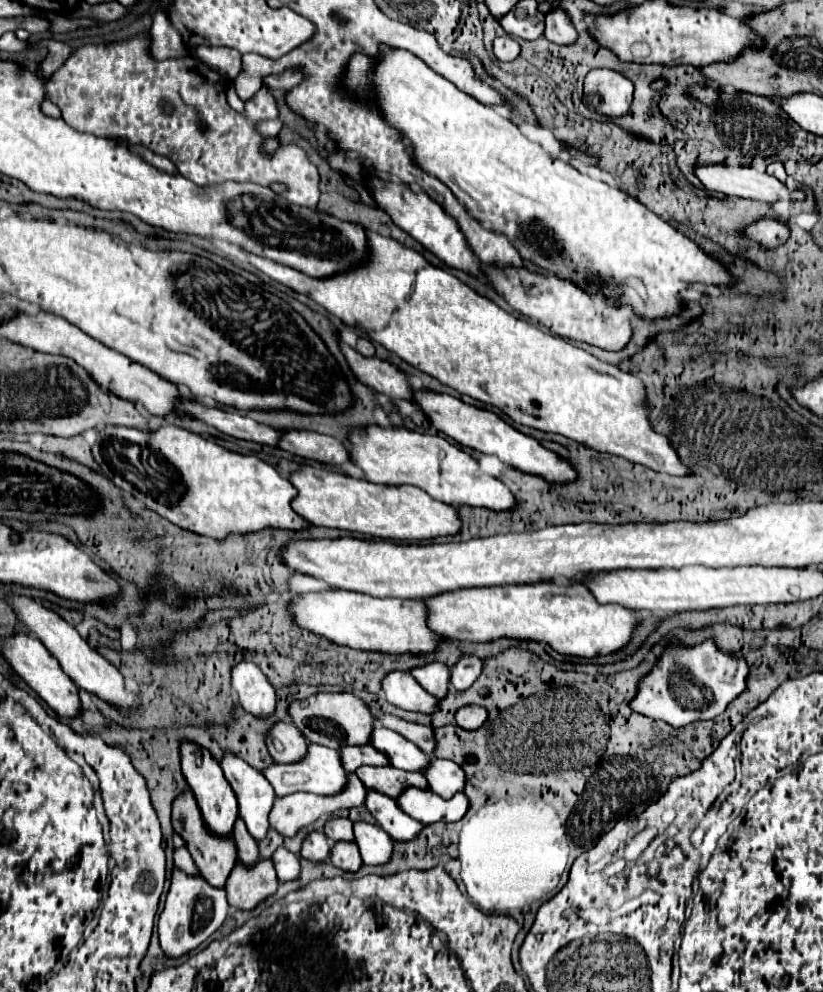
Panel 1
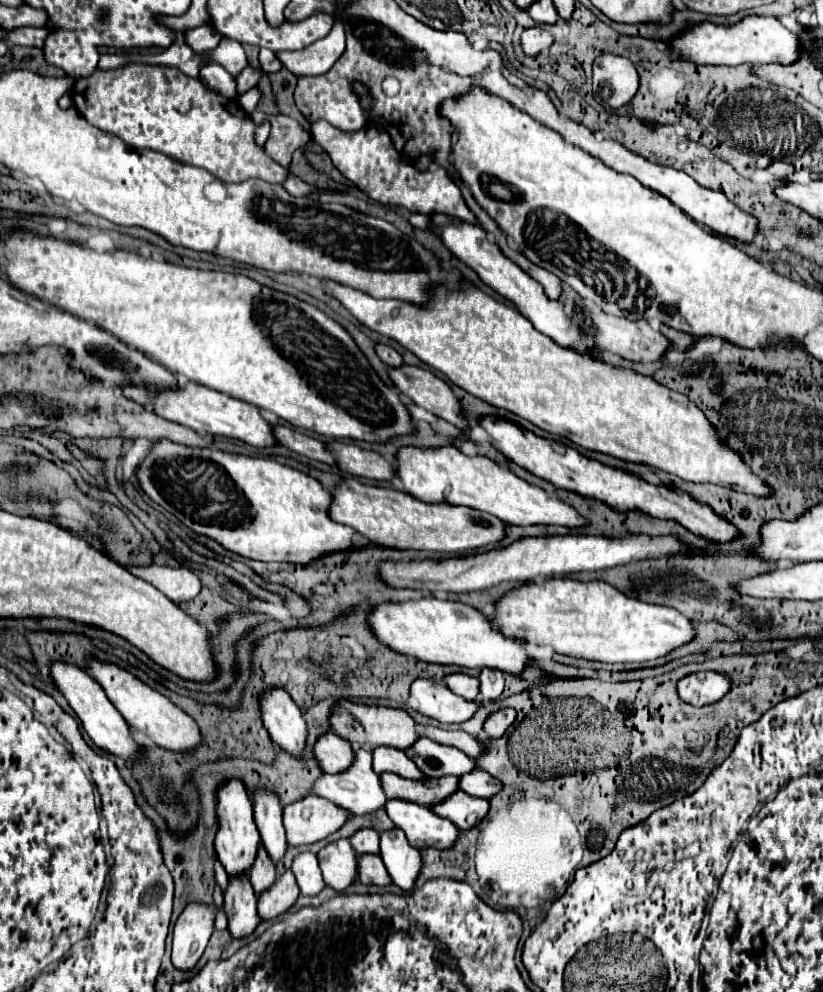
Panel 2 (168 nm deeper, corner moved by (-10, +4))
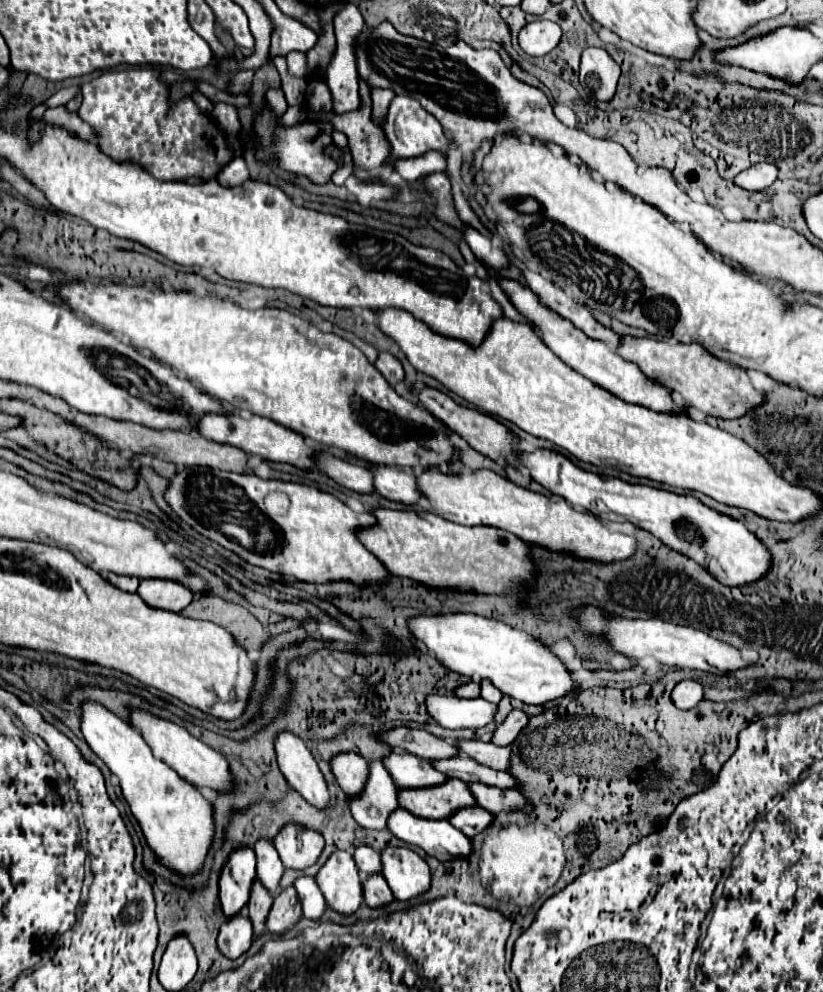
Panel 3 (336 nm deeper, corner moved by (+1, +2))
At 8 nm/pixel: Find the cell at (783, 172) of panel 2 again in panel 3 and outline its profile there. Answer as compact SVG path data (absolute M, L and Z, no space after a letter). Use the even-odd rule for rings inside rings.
M755 163L749 169L741 171L733 183L747 191L765 191L777 179L777 167L771 163Z

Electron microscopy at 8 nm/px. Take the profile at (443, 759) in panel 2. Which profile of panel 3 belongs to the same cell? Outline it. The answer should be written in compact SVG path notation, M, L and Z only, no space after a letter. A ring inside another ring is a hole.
M465 755L453 757L453 759L443 759L443 761L433 761L433 765L441 773L461 779L465 783L483 783L483 785L491 785L491 787L499 787L499 789L519 789L521 787L521 783L515 777L511 777L511 773L485 767Z

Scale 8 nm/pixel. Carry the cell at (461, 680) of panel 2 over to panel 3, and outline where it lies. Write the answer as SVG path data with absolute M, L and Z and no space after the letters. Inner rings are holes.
M469 681L469 683L461 685L461 687L457 687L457 691L455 691L457 697L465 697L465 699L479 697L479 693L481 693L481 687L479 687L477 683L473 683L473 681Z

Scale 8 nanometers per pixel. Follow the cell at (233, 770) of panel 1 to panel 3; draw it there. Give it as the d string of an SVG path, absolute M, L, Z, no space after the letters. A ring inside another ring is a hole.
M257 841L255 847L253 847L255 855L257 855L257 879L263 883L263 887L273 895L277 897L277 893L281 891L279 889L279 881L283 877L283 863L281 859L277 857L277 851L275 851L275 845L271 841Z

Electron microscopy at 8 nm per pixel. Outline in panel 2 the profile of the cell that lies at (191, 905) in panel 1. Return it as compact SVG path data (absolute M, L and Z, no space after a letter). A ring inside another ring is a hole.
M188 903L174 923L172 963L176 969L188 971L204 953L214 931L218 907L214 903Z

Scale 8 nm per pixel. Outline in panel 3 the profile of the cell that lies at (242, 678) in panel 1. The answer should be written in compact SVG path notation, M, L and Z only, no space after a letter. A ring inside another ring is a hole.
M281 733L275 739L275 745L279 769L285 775L287 783L313 807L327 809L331 805L331 795L323 773L319 771L317 761L313 759L307 745L291 733Z

